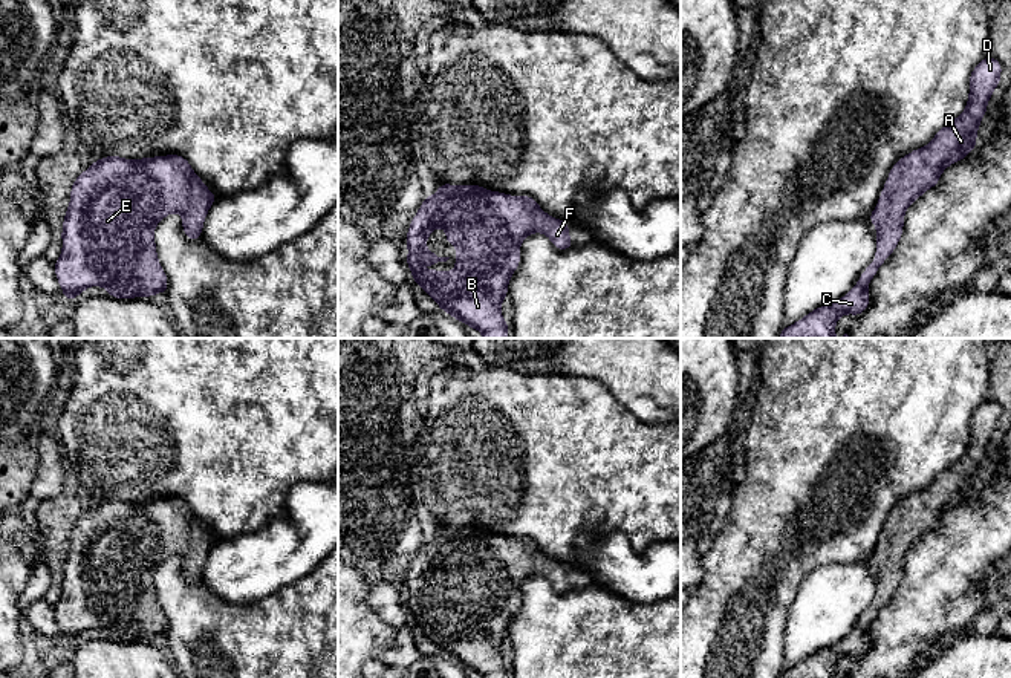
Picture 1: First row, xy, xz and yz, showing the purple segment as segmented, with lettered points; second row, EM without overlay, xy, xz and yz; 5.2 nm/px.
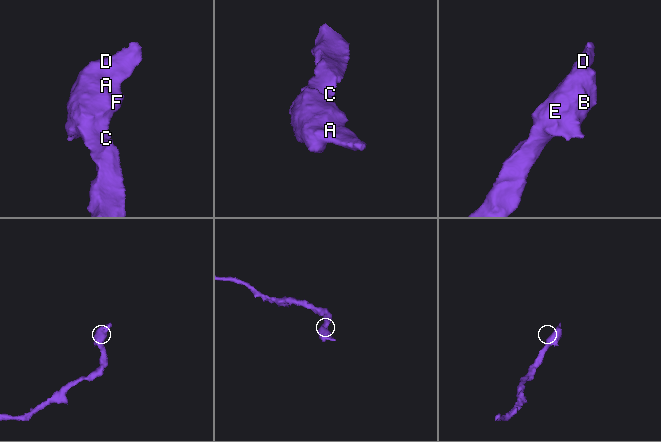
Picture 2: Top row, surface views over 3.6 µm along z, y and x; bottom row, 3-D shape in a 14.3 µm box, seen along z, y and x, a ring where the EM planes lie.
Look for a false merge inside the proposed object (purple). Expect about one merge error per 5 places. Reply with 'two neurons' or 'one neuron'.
one neuron

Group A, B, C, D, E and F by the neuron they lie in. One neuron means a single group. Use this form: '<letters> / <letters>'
A B C D E F

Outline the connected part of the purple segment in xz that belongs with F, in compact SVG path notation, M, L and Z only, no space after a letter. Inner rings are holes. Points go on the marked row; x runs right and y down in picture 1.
M440 184L433 196L422 200L407 230L407 268L413 282L428 294L437 306L473 329L483 338L506 338L509 326L502 317L502 302L508 295L508 285L520 263L520 245L532 233L546 234L557 249L569 249L569 225L545 213L531 196L511 196L491 191L480 185ZM442 227L447 245L456 245L456 268L453 271L419 271L419 265L447 262L431 253L425 242L431 231Z

